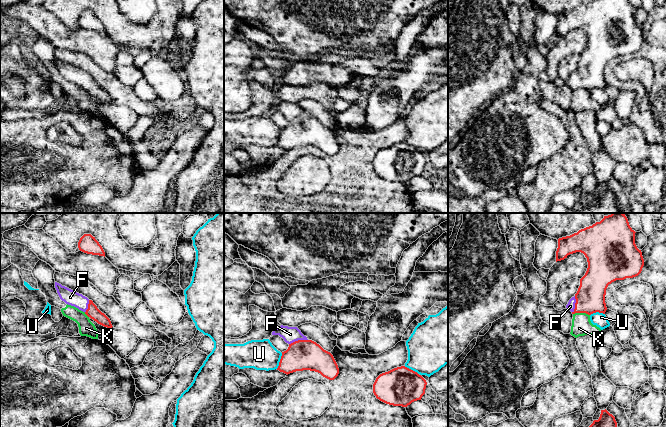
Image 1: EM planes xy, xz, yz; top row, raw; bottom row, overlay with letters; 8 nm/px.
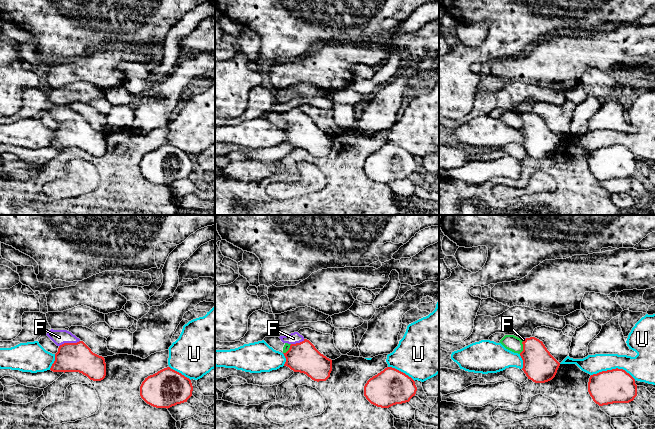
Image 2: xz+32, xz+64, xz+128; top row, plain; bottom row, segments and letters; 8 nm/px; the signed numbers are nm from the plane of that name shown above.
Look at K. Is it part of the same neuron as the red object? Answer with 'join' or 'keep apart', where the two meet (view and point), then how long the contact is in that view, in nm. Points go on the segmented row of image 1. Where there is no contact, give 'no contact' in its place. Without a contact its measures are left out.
keep apart; meets red in yz at (581, 312); contact 140 nm long

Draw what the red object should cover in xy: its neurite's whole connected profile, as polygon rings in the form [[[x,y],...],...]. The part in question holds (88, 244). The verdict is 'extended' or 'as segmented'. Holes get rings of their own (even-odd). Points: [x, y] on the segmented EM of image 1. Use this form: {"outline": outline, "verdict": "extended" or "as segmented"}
{"outline": [[[84,234],[79,242],[78,248],[80,251],[105,257],[105,252],[99,242],[91,234]]], "verdict": "as segmented"}

